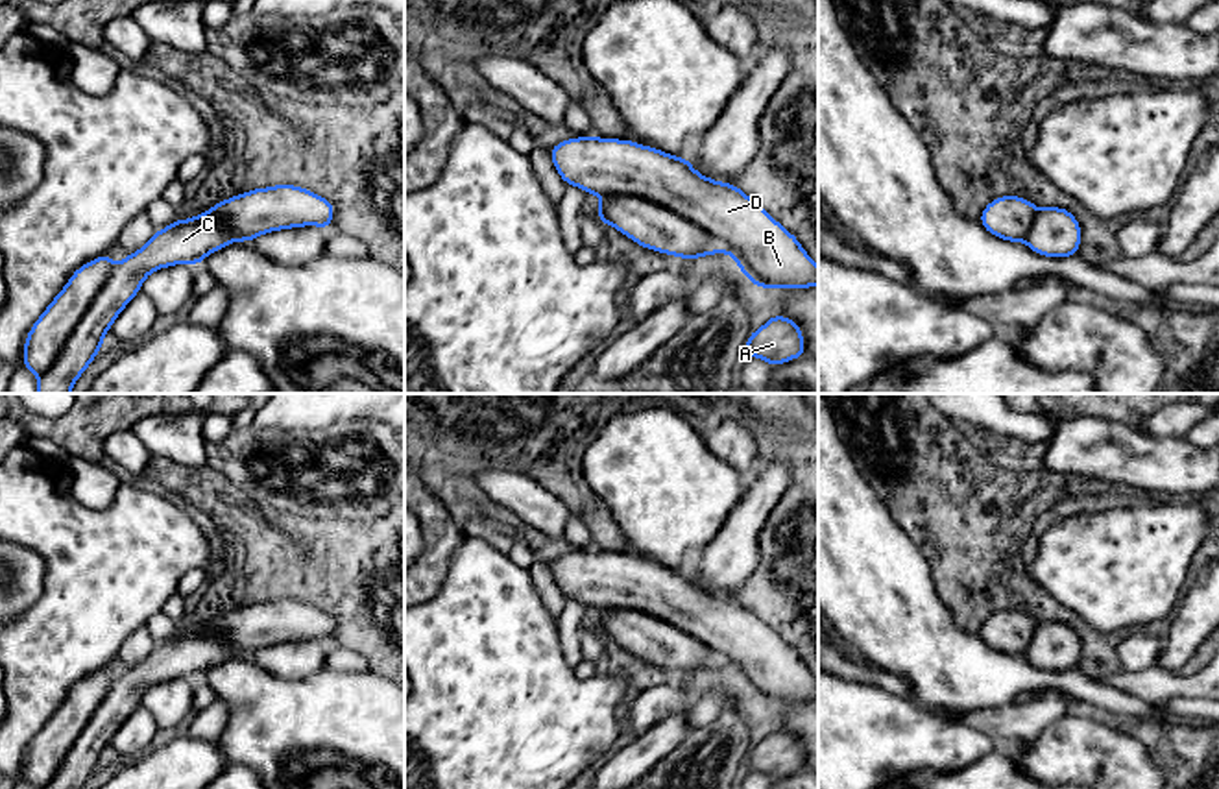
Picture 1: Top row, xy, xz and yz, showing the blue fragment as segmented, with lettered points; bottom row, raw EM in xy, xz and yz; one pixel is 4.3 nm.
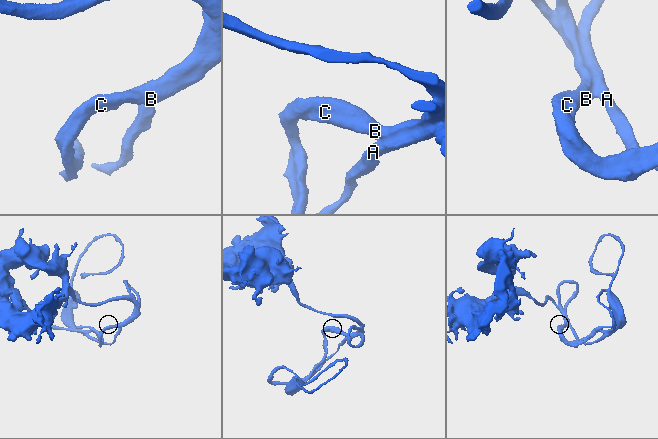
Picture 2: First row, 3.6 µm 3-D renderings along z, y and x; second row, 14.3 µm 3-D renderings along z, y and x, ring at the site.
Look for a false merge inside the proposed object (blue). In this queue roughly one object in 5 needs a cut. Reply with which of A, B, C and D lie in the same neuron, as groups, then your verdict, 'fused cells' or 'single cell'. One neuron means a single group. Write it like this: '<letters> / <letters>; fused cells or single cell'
A B C D; single cell

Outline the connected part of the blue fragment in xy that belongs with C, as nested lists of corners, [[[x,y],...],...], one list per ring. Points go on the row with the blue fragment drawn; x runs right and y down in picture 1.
[[[290,183],[242,192],[185,222],[175,216],[172,225],[157,229],[139,251],[126,255],[116,266],[109,253],[79,266],[30,329],[20,364],[39,377],[37,394],[70,394],[79,375],[102,351],[105,333],[151,272],[172,264],[196,266],[235,240],[251,242],[259,235],[279,229],[318,225],[331,231],[332,218],[332,201]]]

